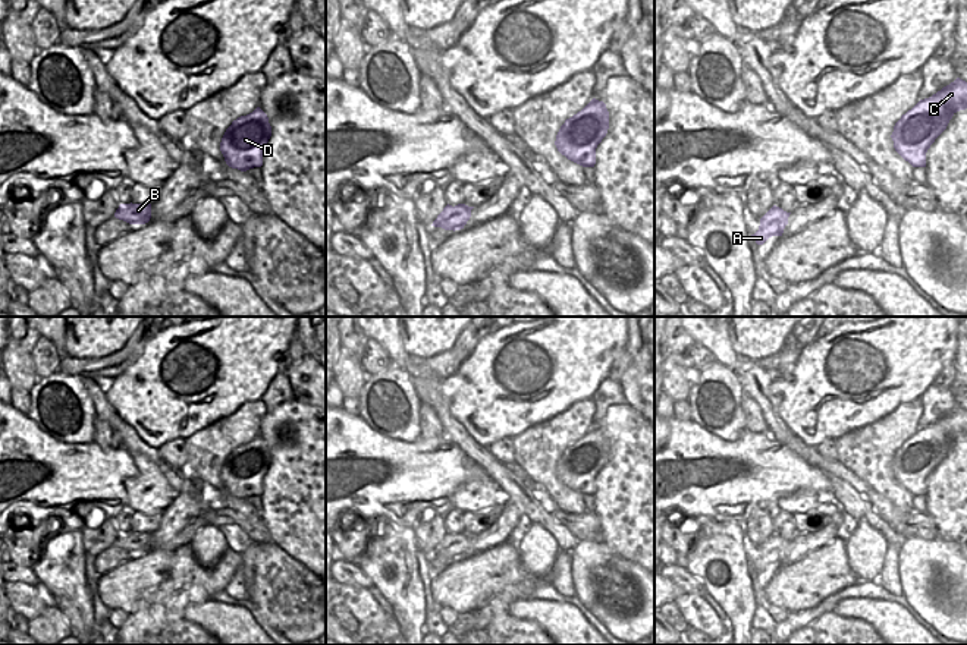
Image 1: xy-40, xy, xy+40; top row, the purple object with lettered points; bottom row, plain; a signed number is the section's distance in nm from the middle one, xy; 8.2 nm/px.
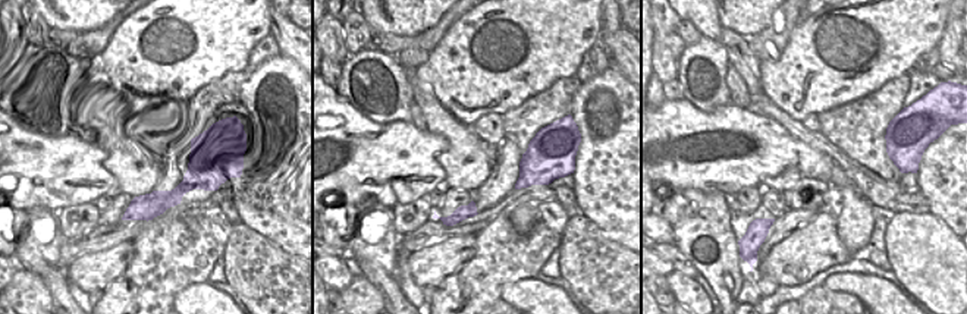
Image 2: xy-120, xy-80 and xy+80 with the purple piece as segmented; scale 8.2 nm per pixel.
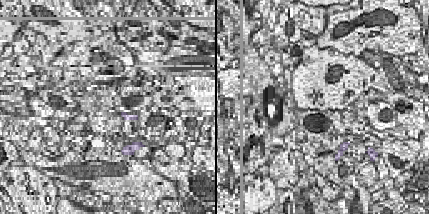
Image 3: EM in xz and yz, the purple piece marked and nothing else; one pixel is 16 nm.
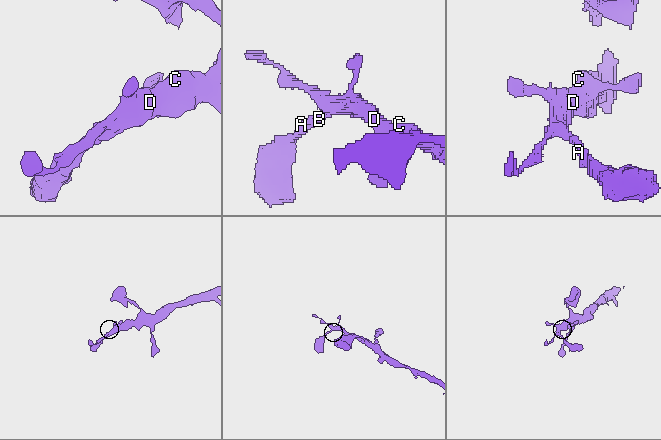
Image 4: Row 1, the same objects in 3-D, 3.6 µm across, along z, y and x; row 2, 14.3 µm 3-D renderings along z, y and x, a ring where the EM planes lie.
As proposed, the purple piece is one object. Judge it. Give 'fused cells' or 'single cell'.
single cell

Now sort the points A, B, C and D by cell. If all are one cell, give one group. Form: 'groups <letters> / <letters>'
groups A B C D

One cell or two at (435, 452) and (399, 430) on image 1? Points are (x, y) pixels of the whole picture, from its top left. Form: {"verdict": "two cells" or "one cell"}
{"verdict": "two cells"}

